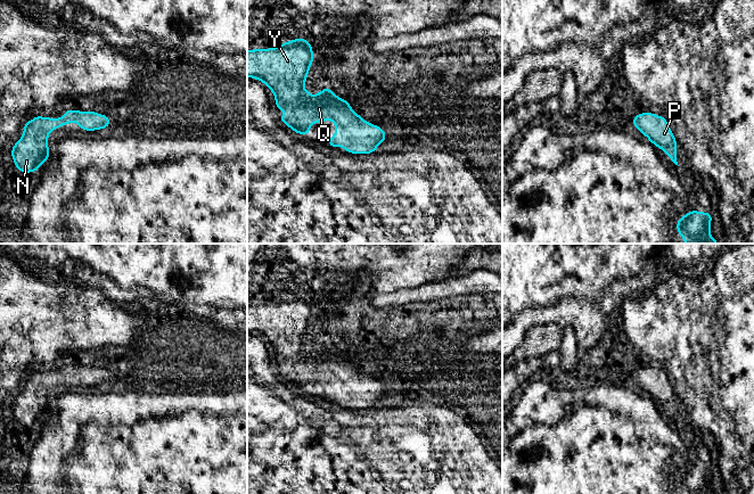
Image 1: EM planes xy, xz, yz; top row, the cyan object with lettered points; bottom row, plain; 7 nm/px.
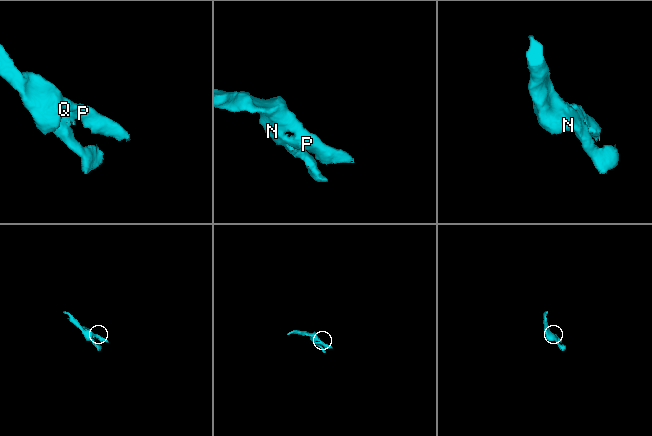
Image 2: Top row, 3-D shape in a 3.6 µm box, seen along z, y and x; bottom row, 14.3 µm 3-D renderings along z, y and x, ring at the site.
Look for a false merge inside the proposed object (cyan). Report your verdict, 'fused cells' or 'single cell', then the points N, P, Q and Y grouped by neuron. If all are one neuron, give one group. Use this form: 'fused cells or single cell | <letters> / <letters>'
single cell | N P Q Y

